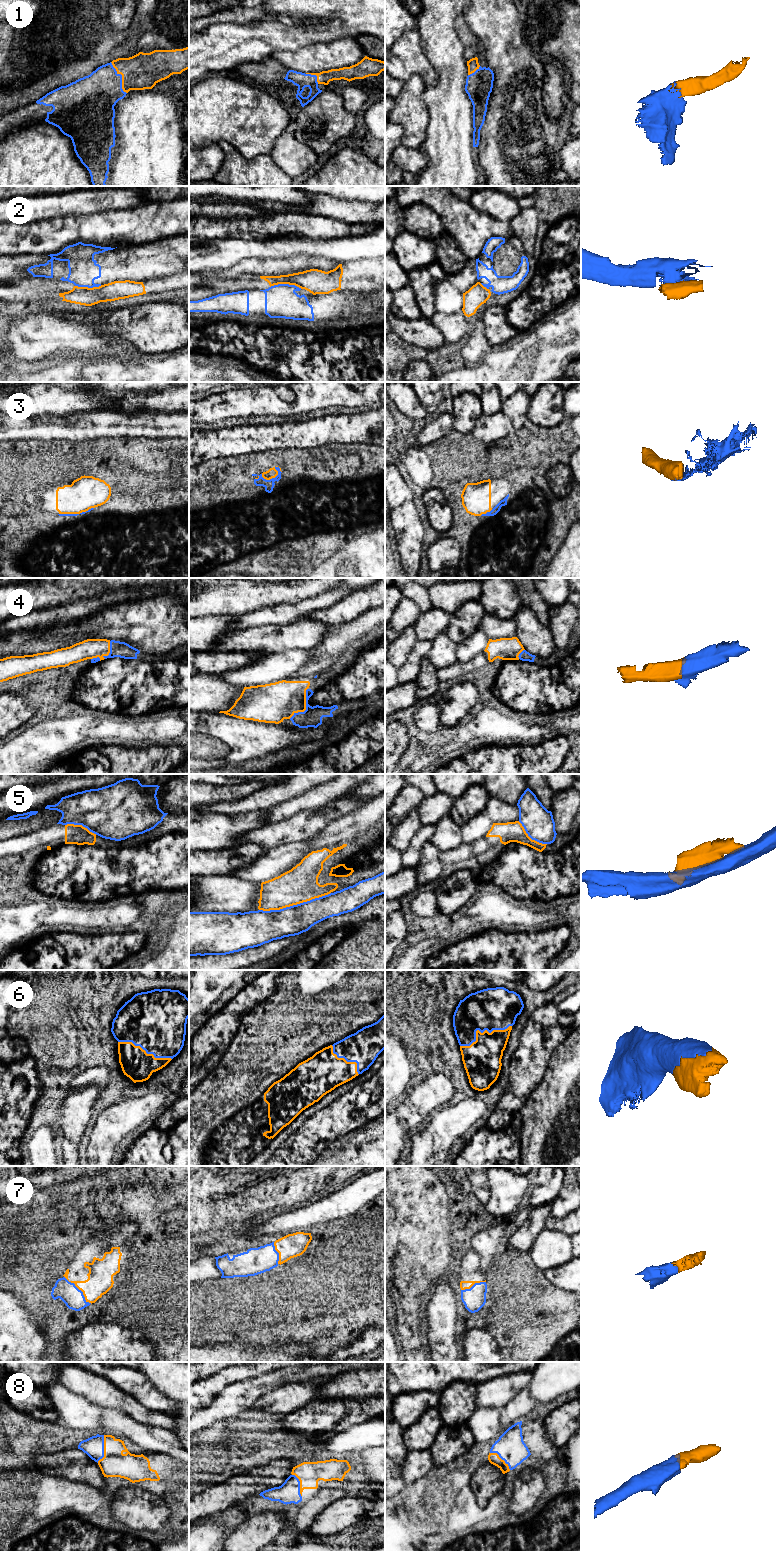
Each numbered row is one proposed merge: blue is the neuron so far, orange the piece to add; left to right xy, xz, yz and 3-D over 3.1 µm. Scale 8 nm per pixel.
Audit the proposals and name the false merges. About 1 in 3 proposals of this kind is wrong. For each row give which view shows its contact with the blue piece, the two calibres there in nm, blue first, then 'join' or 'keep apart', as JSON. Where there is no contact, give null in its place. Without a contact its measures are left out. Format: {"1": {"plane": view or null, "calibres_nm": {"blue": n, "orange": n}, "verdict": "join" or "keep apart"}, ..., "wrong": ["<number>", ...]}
{"1": {"plane": "xy", "calibres_nm": {"blue": 340, "orange": 280}, "verdict": "join"}, "2": {"plane": "xz", "calibres_nm": {"blue": 280, "orange": 200}, "verdict": "keep apart"}, "3": {"plane": "xz", "calibres_nm": {"blue": 80, "orange": 80}, "verdict": "join"}, "4": {"plane": "xz", "calibres_nm": {"blue": 160, "orange": 300}, "verdict": "join"}, "5": {"plane": "xz", "calibres_nm": {"blue": 240, "orange": 280}, "verdict": "keep apart"}, "6": {"plane": "yz", "calibres_nm": {"blue": 340, "orange": 300}, "verdict": "join"}, "7": {"plane": "xy", "calibres_nm": {"blue": 160, "orange": 200}, "verdict": "join"}, "8": {"plane": "xy", "calibres_nm": {"blue": 160, "orange": 220}, "verdict": "join"}, "wrong": ["2", "5"]}

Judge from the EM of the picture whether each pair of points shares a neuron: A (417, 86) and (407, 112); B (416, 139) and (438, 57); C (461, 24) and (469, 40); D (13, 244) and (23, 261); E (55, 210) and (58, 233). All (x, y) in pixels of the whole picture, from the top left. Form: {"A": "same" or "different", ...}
{"A": "same", "B": "different", "C": "same", "D": "different", "E": "different"}

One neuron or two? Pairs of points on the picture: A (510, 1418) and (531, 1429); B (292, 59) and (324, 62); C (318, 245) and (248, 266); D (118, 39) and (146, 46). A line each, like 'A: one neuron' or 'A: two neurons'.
A: two neurons
B: one neuron
C: two neurons
D: one neuron

